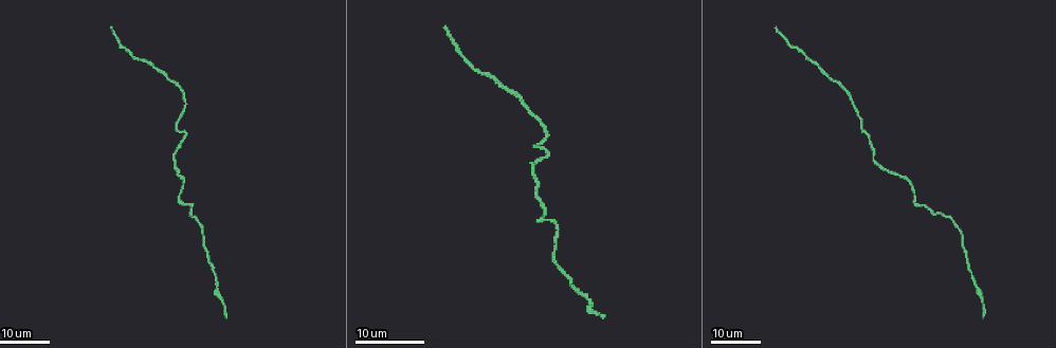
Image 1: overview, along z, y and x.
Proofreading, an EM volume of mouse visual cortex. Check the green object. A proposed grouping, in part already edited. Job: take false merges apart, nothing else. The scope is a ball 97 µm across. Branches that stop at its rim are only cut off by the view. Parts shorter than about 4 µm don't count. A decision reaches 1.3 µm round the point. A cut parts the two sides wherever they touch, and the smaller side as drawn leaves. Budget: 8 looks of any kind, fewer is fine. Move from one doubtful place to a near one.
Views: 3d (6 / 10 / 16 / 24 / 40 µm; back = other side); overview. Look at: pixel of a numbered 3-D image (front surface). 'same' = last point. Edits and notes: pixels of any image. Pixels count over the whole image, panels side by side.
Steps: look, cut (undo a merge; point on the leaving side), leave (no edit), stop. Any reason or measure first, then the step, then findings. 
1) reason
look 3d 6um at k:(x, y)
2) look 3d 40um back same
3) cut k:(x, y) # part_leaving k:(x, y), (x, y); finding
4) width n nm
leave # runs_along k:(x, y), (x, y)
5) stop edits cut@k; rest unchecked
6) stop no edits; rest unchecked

thin neck
look 3d 24um at 1:(937, 213)

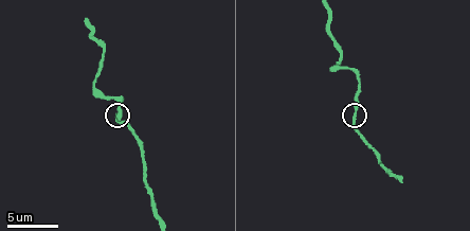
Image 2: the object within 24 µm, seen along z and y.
look 3d 10um at 2:(357, 114)

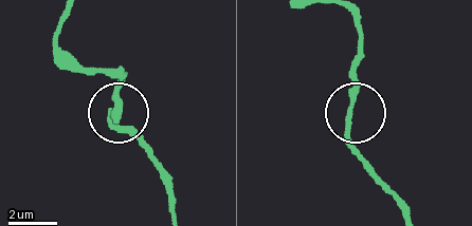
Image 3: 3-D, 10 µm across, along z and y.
leave # runs_along 3:(350, 12), (362, 42), (350, 139), (362, 167); one neuron here

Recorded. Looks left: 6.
a narrow waist
look 3d 10um at 2:(94, 81)

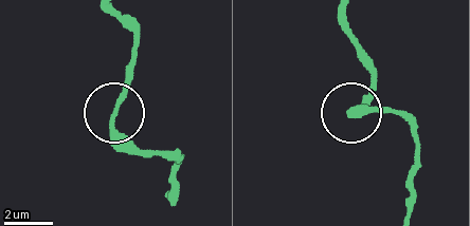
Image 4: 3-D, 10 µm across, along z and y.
leave # continuous, no second neuron

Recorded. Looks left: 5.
calibre changes
look 3d 24um at 1:(980, 298)

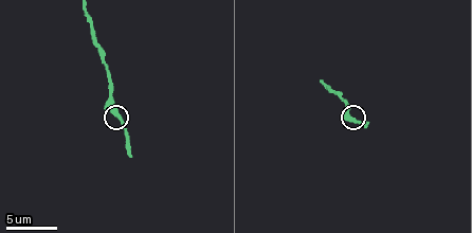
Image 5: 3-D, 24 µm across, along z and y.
look 3d 6um at 5:(116, 116)

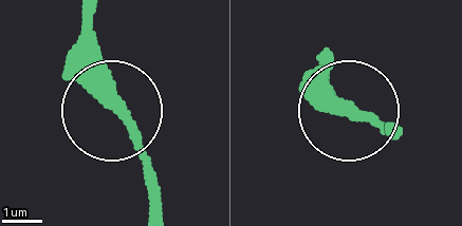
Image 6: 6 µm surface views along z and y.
leave # runs_along 6:(87, 19), (90, 90), (154, 187); one neuron here

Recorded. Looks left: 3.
calibre changes
look 3d 24um at 1:(176, 128)

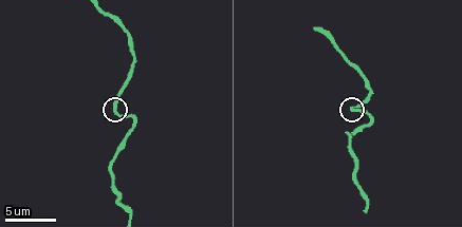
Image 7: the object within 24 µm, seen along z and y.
closer look
look 3d 6um at 7:(115, 109)

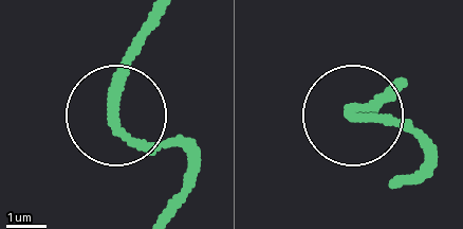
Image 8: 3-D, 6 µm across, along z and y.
leave # one neuron here

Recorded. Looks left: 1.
stop no edits; rest unchecked

